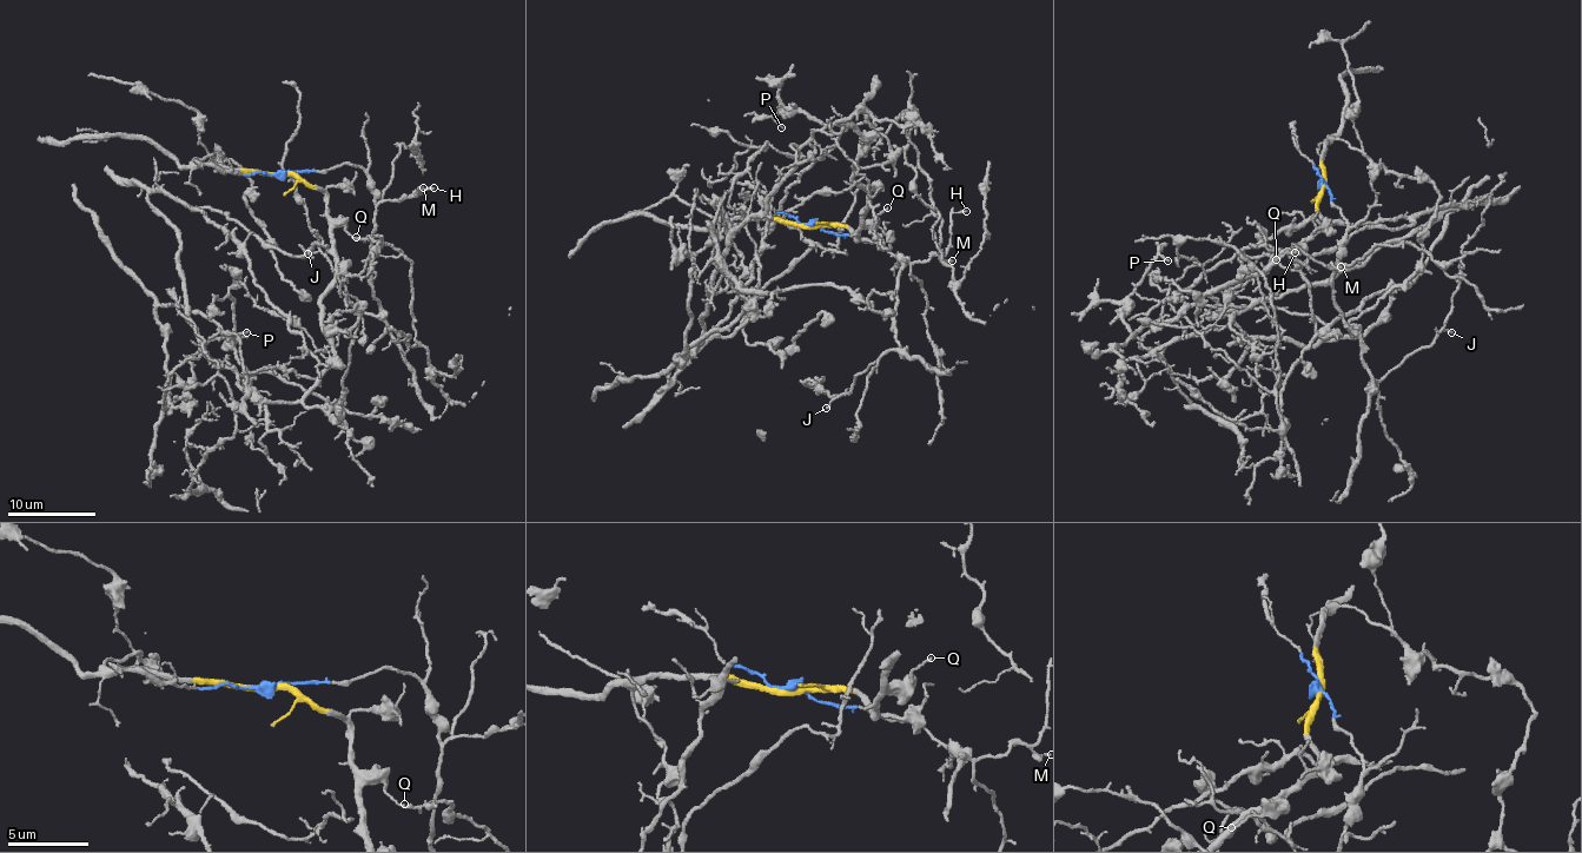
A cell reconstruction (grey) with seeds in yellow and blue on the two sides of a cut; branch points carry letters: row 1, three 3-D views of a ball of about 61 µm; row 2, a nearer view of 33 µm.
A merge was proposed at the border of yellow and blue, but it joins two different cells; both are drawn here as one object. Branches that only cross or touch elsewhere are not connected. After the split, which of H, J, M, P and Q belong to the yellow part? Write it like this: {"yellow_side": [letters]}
{"yellow_side": ["P", "Q"]}

